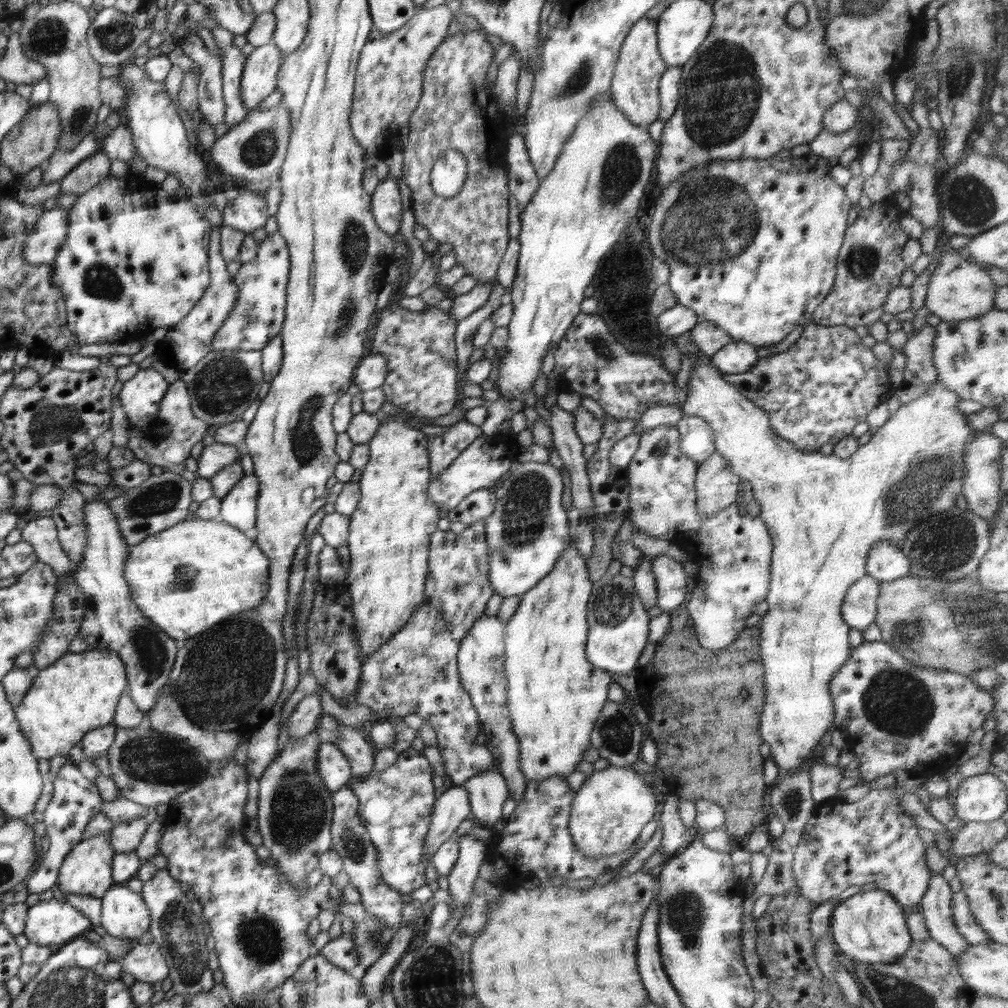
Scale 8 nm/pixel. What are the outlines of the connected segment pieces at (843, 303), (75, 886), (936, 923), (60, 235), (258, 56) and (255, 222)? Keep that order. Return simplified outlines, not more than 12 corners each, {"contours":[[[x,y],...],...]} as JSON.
{"contours":[[[890,199],[852,205],[811,321],[874,324],[907,267]],[[112,832],[82,841],[56,888],[101,899],[115,884]],[[931,872],[920,911],[929,936],[956,958],[970,944],[956,930],[953,890]],[[69,210],[42,213],[25,244],[28,265],[56,260]],[[272,40],[247,57],[241,99],[256,109],[276,88],[283,56]],[[240,189],[223,225],[250,234],[266,225],[262,192]]]}

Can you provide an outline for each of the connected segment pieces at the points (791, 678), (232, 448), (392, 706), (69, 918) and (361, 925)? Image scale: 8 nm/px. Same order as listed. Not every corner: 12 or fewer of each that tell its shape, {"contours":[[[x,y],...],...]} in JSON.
{"contours":[[[712,358],[683,415],[773,540],[760,735],[834,726],[871,545],[956,505],[978,434],[935,382],[852,456],[799,451]],[[212,443],[198,461],[198,474],[209,479],[241,460],[236,445]],[[485,524],[430,537],[425,599],[350,708],[417,714],[454,785],[494,753],[457,671],[485,614]],[[54,898],[28,907],[23,934],[64,945],[90,928],[84,912]],[[331,877],[329,895],[342,918],[354,920],[350,936],[360,979],[391,945],[396,928],[384,926],[363,909],[348,903]]]}

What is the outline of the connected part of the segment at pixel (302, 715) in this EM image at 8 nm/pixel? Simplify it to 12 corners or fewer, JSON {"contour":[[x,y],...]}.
{"contour":[[309,694],[288,720],[288,736],[304,739],[323,713],[321,698]]}

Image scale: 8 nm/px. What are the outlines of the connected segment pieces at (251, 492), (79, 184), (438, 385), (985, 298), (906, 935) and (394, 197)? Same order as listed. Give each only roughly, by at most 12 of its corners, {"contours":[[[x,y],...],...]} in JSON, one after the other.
{"contours":[[[244,475],[221,499],[216,518],[244,533],[255,528],[260,485]],[[102,152],[81,160],[60,180],[61,193],[81,195],[110,175]],[[438,305],[384,308],[370,355],[385,400],[452,414],[457,320]],[[948,251],[924,304],[942,321],[995,308],[999,288],[978,263]],[[888,891],[839,902],[830,935],[843,959],[893,963],[913,943]],[[390,174],[371,194],[376,225],[399,237],[403,210],[397,180]]]}

